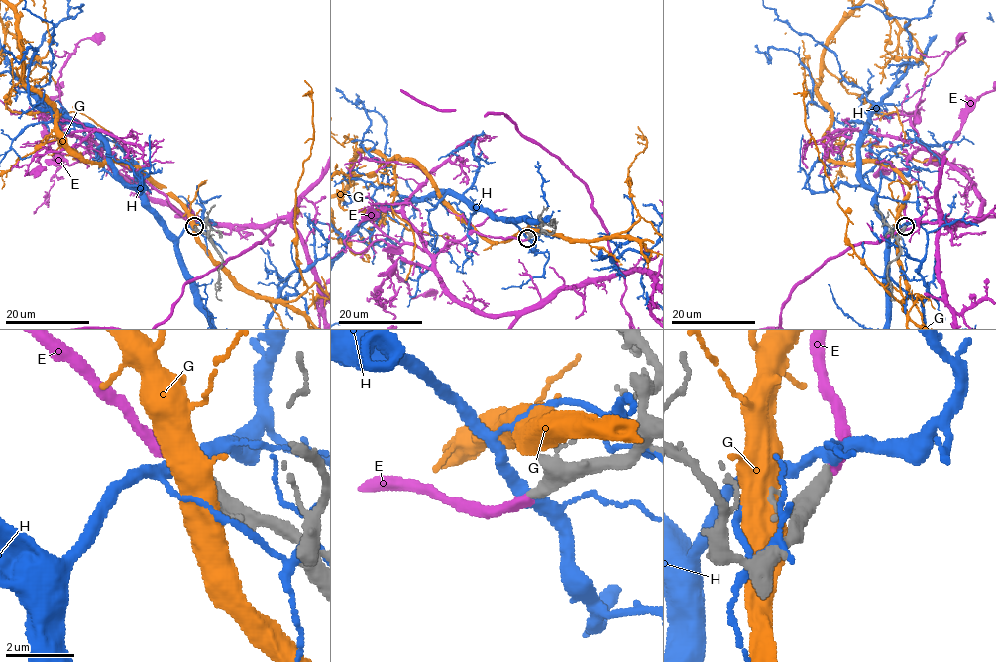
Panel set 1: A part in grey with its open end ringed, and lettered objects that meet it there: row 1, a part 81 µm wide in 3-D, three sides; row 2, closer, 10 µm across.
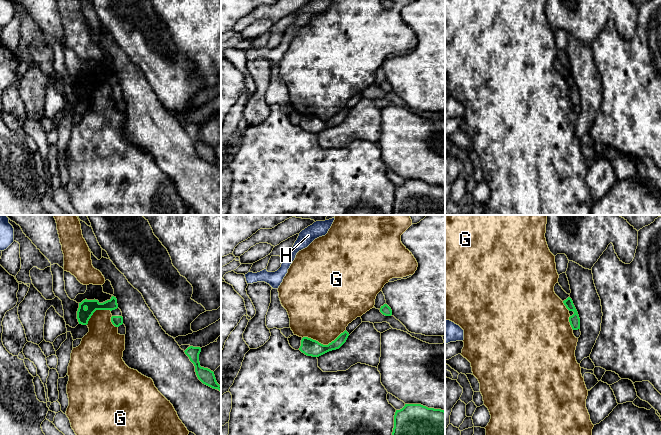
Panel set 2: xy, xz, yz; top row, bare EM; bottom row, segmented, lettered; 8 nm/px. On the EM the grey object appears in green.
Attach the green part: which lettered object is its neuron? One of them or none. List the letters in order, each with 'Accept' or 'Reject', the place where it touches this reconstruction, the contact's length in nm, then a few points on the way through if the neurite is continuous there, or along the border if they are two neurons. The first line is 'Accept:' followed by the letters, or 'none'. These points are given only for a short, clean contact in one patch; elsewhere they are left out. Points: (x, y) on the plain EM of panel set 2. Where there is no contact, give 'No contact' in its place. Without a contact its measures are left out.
Accept: E
E: Accept. No contact
G: Reject. Touches green at xz (322, 120). Shared border 360 nm
H: Reject. No contact

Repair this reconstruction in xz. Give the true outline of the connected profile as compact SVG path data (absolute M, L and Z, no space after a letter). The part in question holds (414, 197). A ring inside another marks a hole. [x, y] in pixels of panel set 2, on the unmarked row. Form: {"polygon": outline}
{"polygon": "M405 180L395 188L392 215L445 215L445 187Z"}

